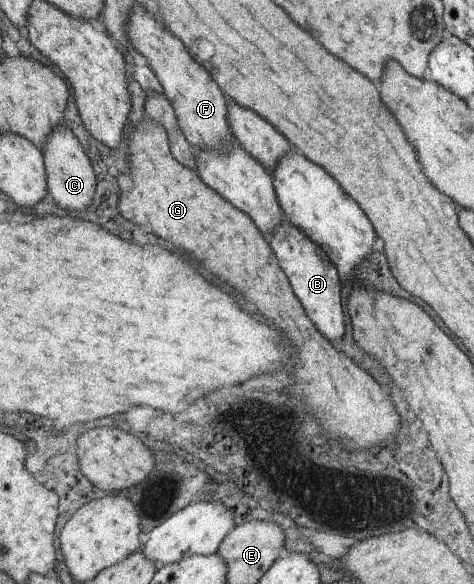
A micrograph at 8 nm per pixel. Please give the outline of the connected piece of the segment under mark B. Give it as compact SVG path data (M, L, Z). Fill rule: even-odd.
M286 220L276 226L276 232L270 237L271 246L279 260L280 266L286 272L296 296L304 304L308 316L314 320L316 328L328 336L328 340L336 342L342 340L346 334L346 313L344 314L344 304L340 298L340 281L342 276L336 264L330 260L327 252L320 248L312 238L308 238L298 226Z

